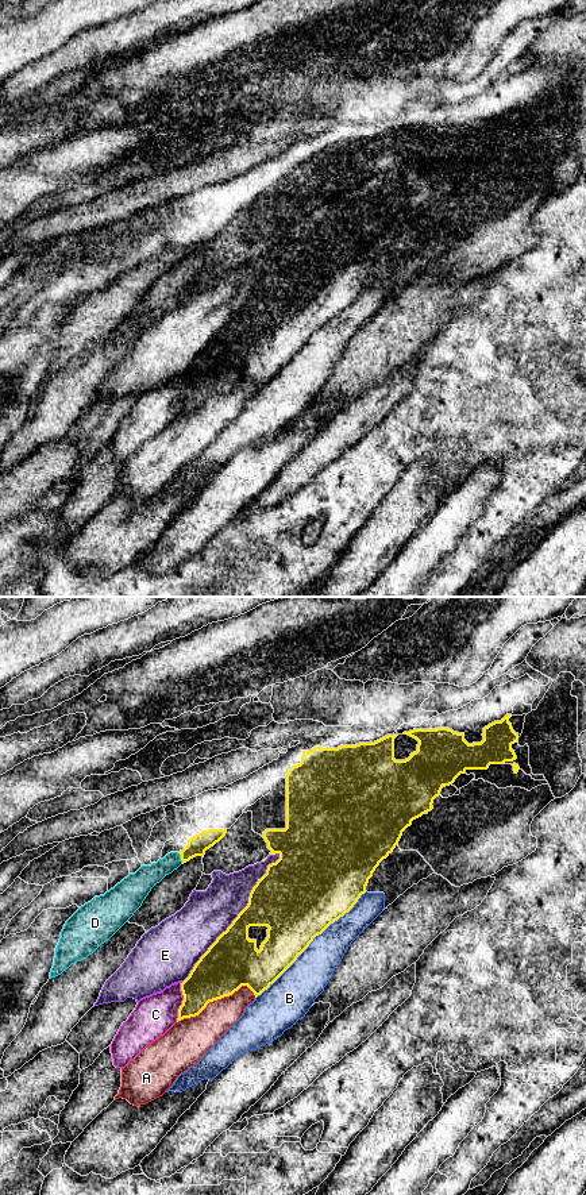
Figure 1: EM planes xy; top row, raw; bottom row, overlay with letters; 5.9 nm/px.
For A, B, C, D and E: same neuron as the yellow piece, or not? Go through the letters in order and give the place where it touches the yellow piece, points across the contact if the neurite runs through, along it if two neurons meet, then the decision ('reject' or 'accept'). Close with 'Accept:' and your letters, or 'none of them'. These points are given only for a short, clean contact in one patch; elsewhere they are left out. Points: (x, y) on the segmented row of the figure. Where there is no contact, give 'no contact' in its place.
A: meets yellow in xy at (216, 999); reject
B: meets yellow in xy at (312, 940); reject
C: meets yellow in xy at (182, 1002); reject
D: meets yellow in xy at (181, 858); border along xy (177, 852), (182, 863); reject
E: meets yellow in xy at (238, 916); reject
Accept: none of them

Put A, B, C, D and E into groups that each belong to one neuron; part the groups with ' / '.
A / B / C / D / E

